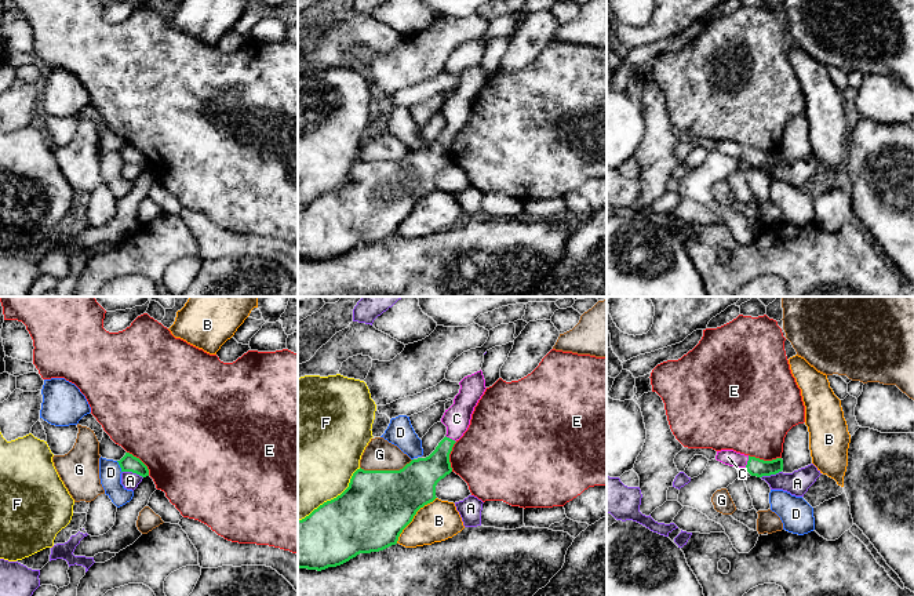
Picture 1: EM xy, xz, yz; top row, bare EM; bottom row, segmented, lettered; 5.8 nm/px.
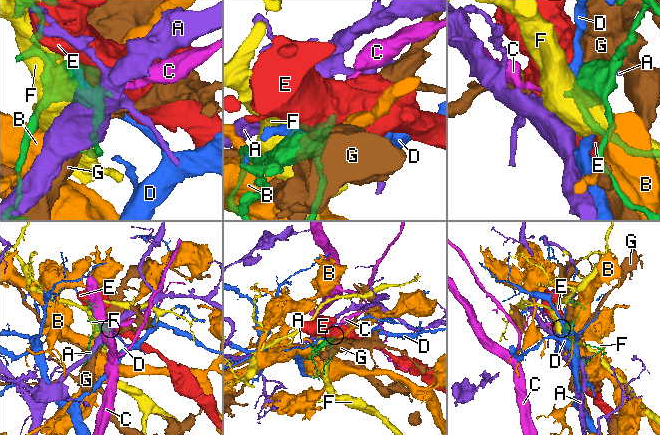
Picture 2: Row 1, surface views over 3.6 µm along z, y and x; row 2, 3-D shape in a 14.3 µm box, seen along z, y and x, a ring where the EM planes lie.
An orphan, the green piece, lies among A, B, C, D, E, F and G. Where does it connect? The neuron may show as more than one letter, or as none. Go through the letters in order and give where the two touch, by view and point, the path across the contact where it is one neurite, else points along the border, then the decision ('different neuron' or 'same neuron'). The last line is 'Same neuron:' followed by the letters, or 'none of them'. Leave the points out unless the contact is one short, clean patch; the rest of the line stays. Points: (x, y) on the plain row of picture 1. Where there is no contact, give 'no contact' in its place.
A: contact xy (133, 163); border xy (123, 162), (131, 162), (142, 169); different neuron
B: contact xz (412, 209); different neuron
C: contact yz (747, 153); way yz (756, 157), (747, 153), (728, 148); same neuron
D: contact xy (120, 157); different neuron
E: contact yz (765, 152); border yz (749, 145), (764, 151), (780, 149); different neuron
F: contact xz (334, 189); different neuron
G: contact xz (386, 162); different neuron
Same neuron: C

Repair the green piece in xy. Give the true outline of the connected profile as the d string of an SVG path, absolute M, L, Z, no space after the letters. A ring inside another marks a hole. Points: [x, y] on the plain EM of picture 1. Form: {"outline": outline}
{"outline": "M125 143L125 146L117 153L121 159L121 163L132 163L142 168L149 167L148 157L139 149L134 148L130 143Z"}

